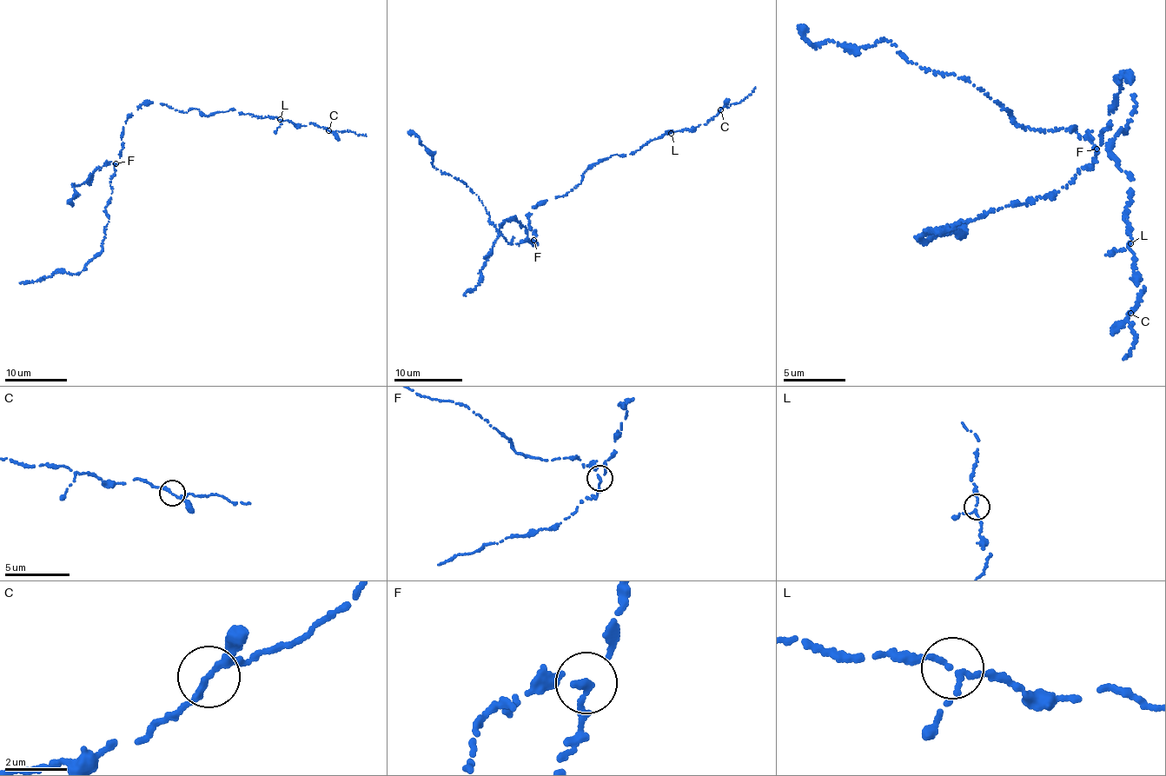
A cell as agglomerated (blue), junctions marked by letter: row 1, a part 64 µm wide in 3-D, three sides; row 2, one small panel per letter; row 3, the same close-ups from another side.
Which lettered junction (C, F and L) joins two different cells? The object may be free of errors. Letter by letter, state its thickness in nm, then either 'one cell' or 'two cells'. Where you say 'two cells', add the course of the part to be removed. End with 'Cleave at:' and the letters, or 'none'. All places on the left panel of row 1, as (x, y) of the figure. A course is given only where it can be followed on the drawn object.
C: 200 nm | one cell
F: 150 nm | two cells | (115, 162), (95, 169), (89, 184), (90, 174), (85, 182), (72, 185), (77, 194), (73, 204), (67, 201)
L: 160 nm | one cell
Cleave at: F

